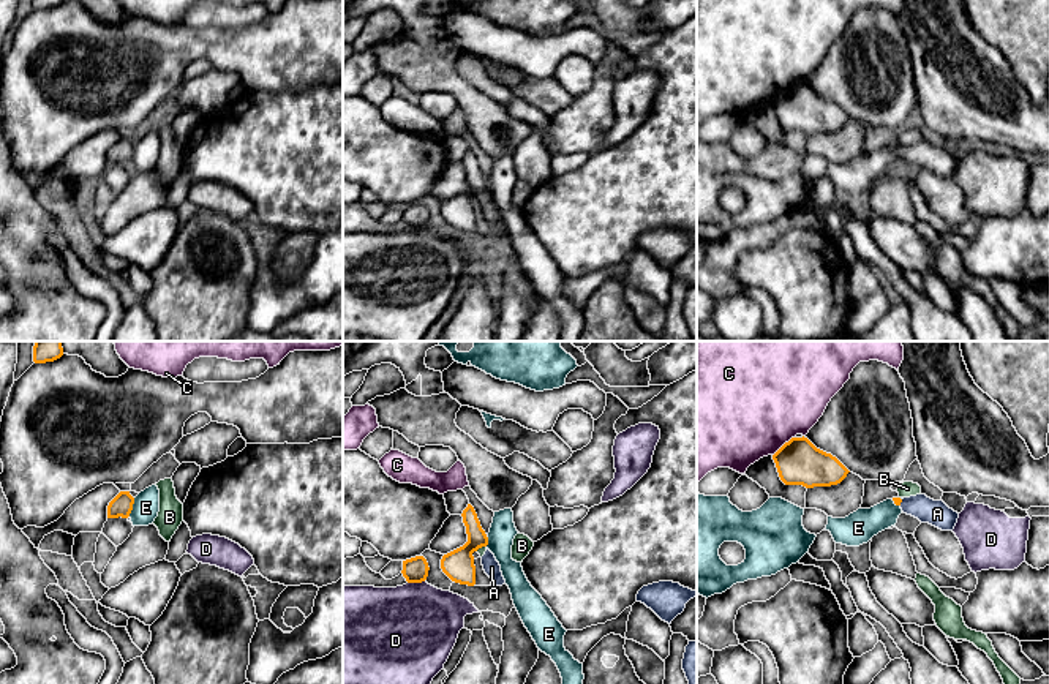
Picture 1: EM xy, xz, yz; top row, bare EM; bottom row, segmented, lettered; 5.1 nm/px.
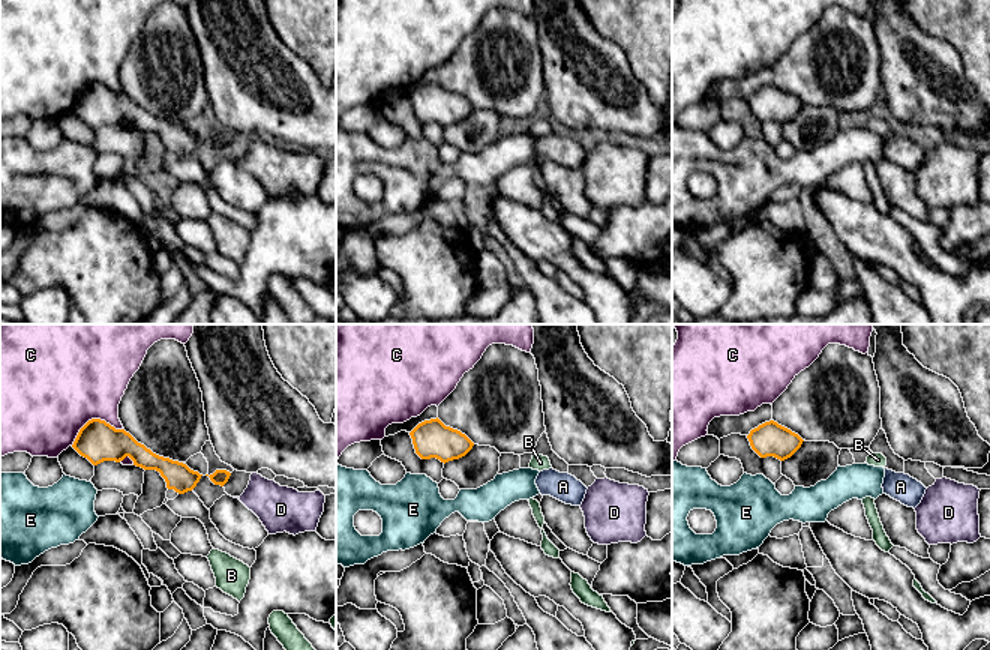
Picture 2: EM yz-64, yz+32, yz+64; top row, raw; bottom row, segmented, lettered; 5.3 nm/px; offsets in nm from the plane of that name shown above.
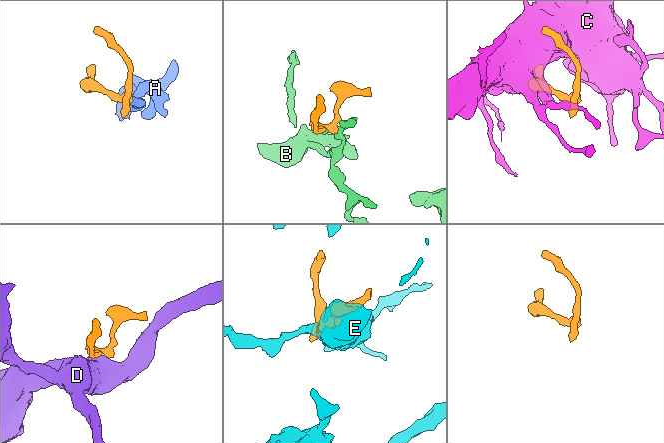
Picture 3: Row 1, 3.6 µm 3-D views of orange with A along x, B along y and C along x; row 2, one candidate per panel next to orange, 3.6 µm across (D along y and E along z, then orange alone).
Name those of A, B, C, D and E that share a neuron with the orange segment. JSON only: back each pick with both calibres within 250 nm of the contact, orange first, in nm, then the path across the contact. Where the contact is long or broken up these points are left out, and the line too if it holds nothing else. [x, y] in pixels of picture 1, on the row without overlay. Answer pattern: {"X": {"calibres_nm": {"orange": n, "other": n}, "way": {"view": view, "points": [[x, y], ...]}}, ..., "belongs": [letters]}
{"A": {"calibres_nm": {"orange": 40, "other": 130}, "way": {"view": "yz", "points": [[898, 147], [901, 147], [937, 160]]}}, "belongs": ["A"]}

